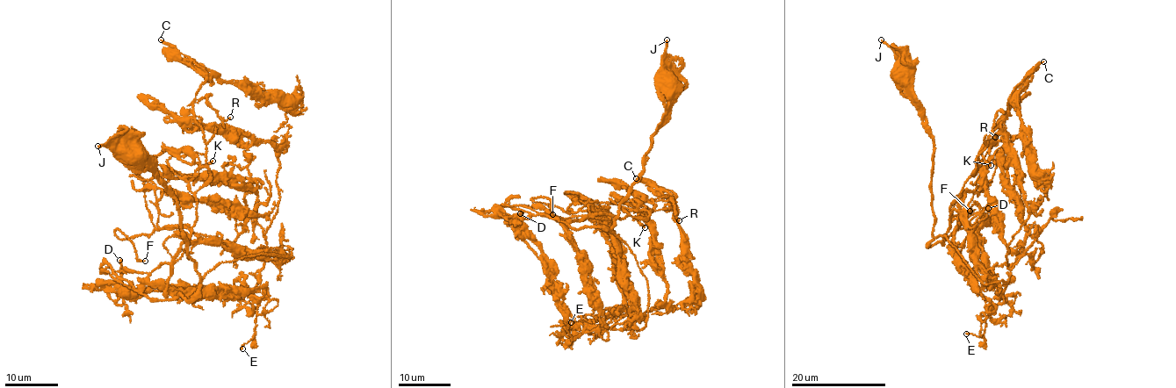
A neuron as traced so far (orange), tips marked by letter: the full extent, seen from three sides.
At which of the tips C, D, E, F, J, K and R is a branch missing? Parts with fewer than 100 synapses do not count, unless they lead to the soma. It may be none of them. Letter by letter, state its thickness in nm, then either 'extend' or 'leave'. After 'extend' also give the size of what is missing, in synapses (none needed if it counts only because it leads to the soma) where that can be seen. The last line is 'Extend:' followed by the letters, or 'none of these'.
C: 140 nm thick; leave
D: 180 nm thick; leave
E: 180 nm thick; leave
F: 150 nm thick; extend; about 160 synapses
J: 240 nm thick; leave
K: 240 nm thick; extend; about 190 synapses
R: 170 nm thick; leave
Extend: F, K

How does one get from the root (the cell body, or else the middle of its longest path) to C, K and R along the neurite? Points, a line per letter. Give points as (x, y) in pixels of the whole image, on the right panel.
C: (901, 72), (932, 140), (932, 246), (944, 242), (950, 204), (1007, 115), (1009, 99), (1043, 61)
K: (901, 72), (932, 140), (934, 226), (928, 245), (944, 242), (950, 204), (978, 166), (981, 149), (991, 165)
R: (901, 72), (932, 140), (930, 246), (944, 242), (950, 204), (1007, 113), (996, 112), (995, 137)

